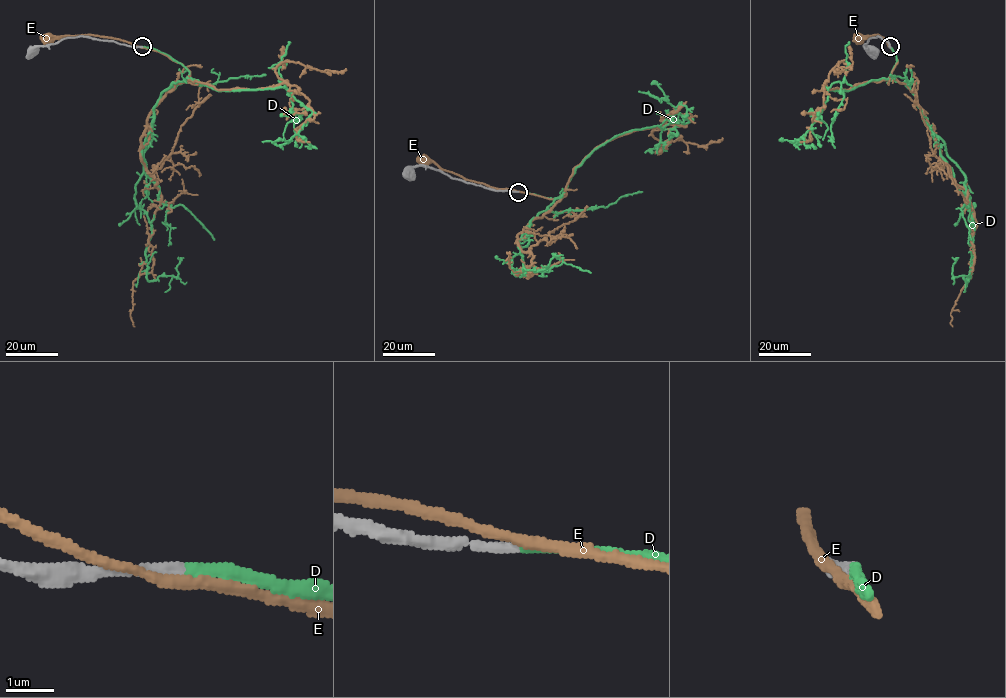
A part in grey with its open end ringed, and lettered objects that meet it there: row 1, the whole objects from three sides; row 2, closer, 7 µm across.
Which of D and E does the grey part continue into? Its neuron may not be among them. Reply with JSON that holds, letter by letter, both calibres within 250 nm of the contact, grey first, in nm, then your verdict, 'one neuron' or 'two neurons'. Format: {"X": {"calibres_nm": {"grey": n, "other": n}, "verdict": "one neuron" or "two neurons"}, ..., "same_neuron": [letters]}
{"D": {"calibres_nm": {"grey": 240, "other": 240}, "verdict": "one neuron"}, "E": {"calibres_nm": {"grey": 260, "other": 200}, "verdict": "two neurons"}, "same_neuron": ["D"]}

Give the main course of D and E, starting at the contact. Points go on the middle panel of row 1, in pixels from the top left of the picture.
D: (518, 192), (565, 192), (531, 221), (511, 267), (528, 275), (523, 268), (543, 270), (554, 253), (559, 260)
E: (517, 191), (468, 180), (424, 159)

